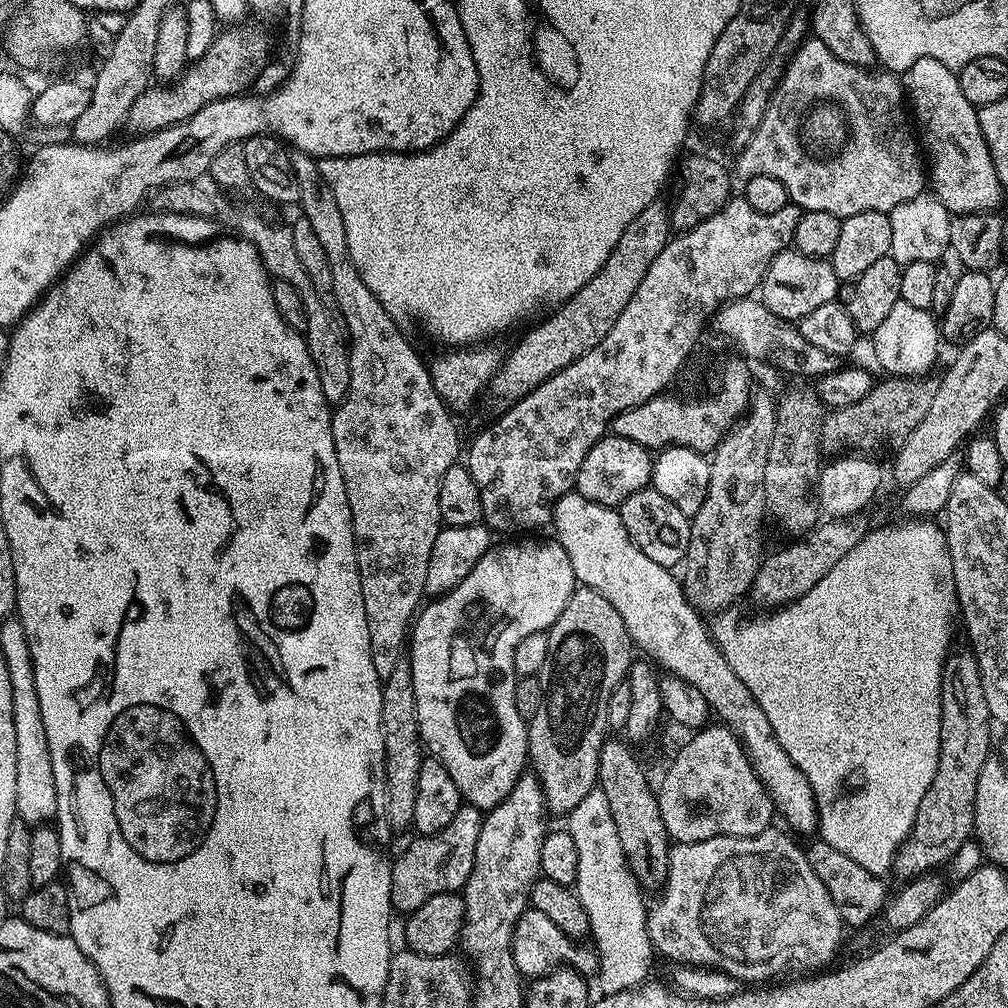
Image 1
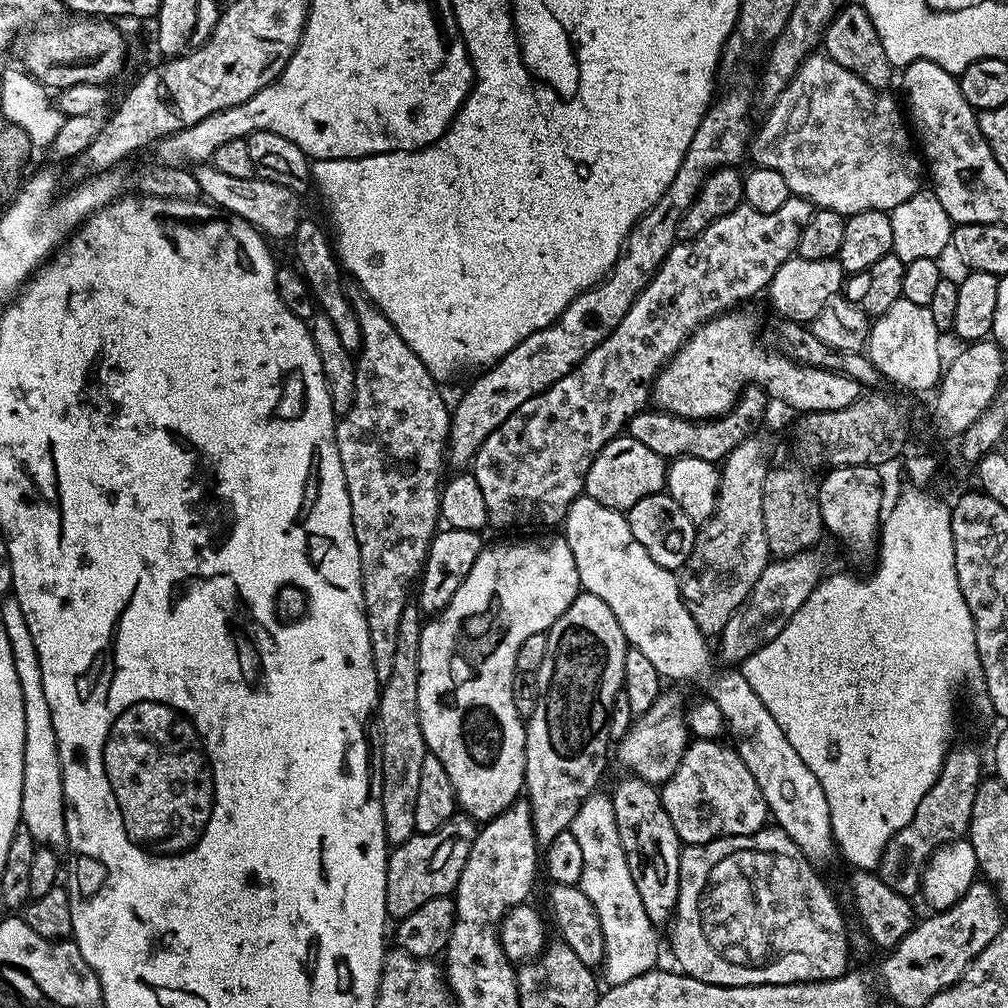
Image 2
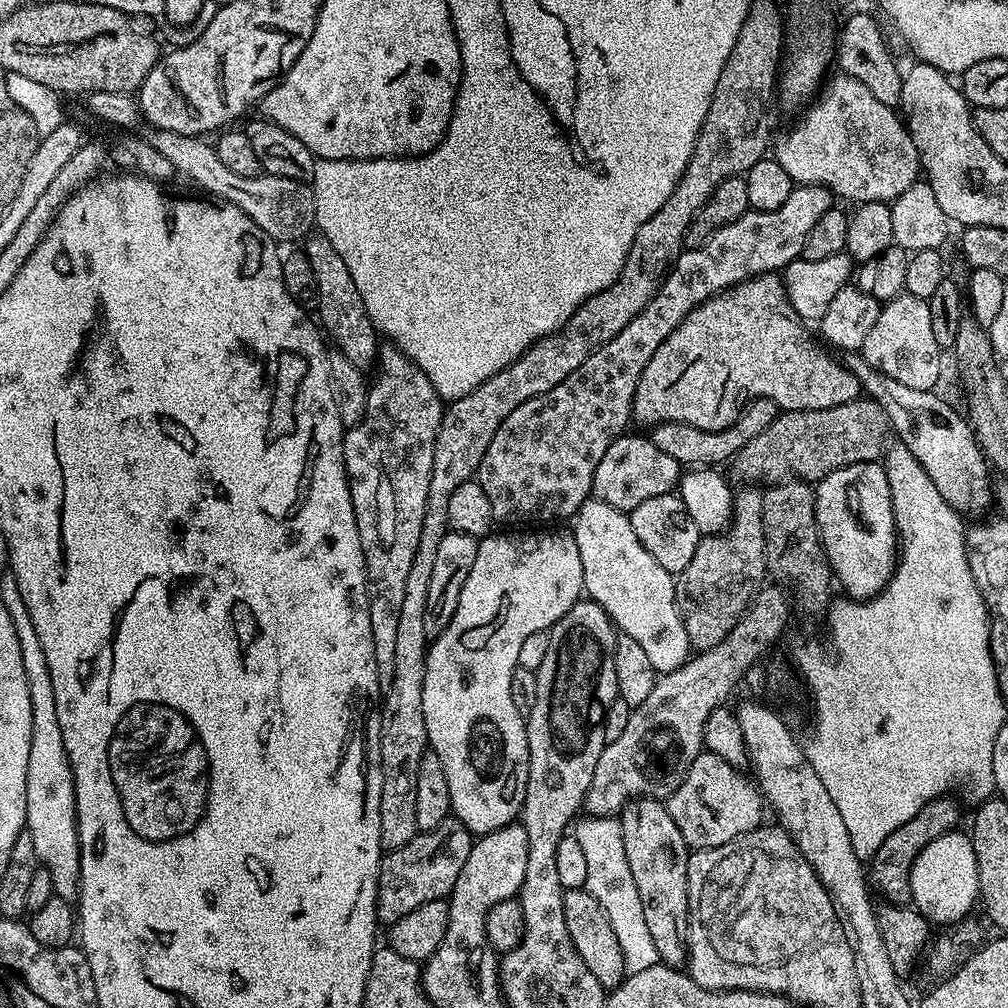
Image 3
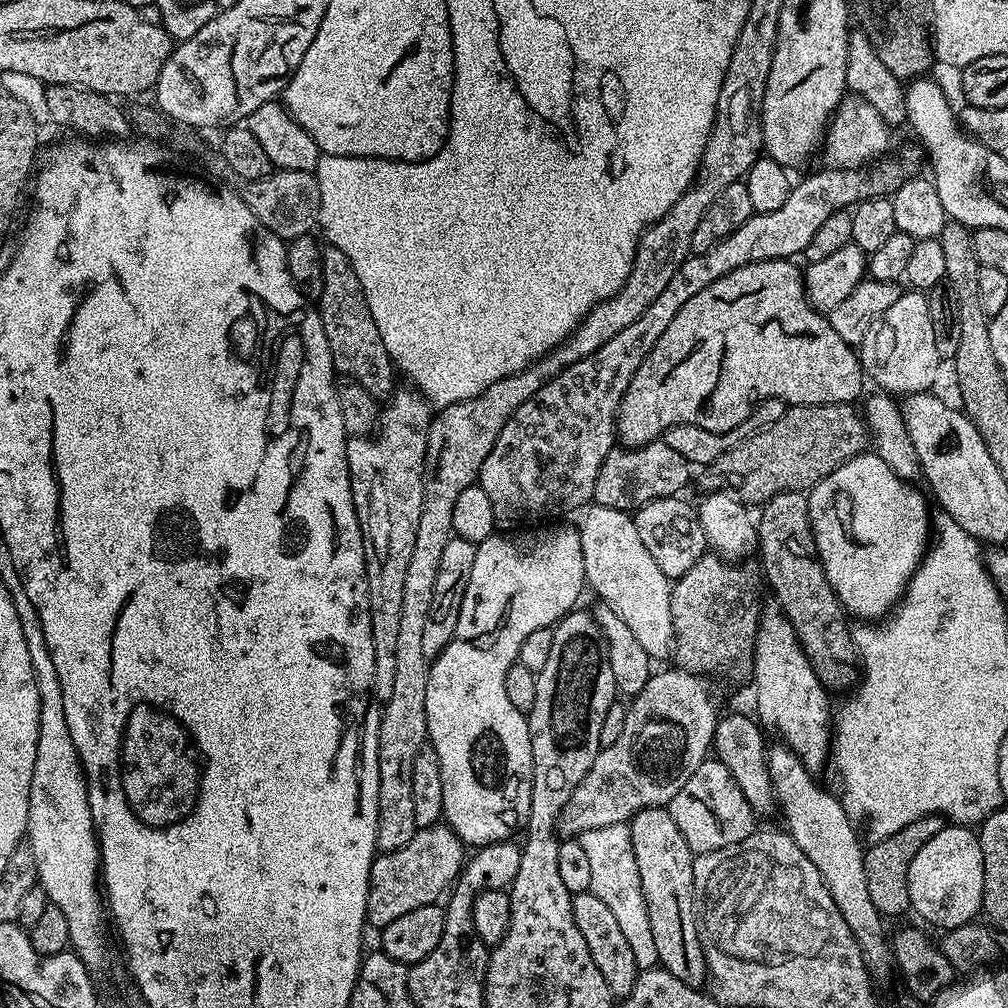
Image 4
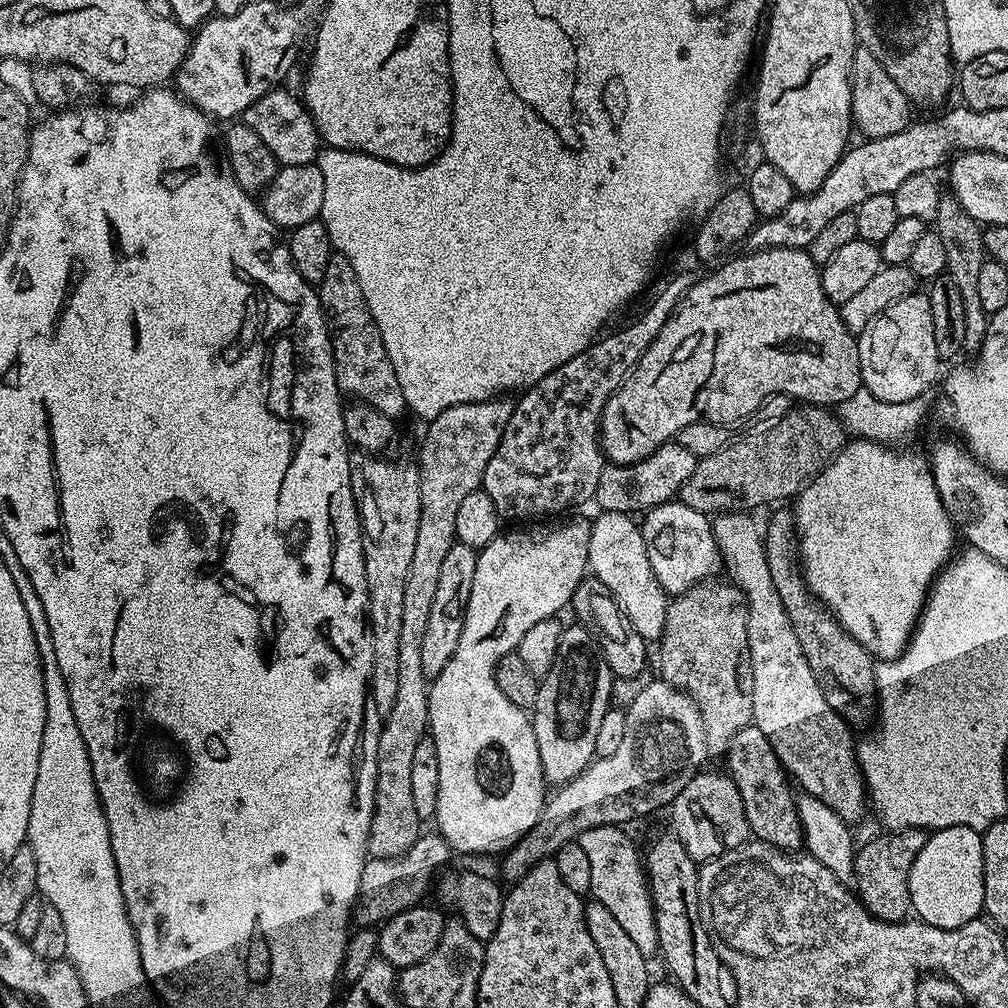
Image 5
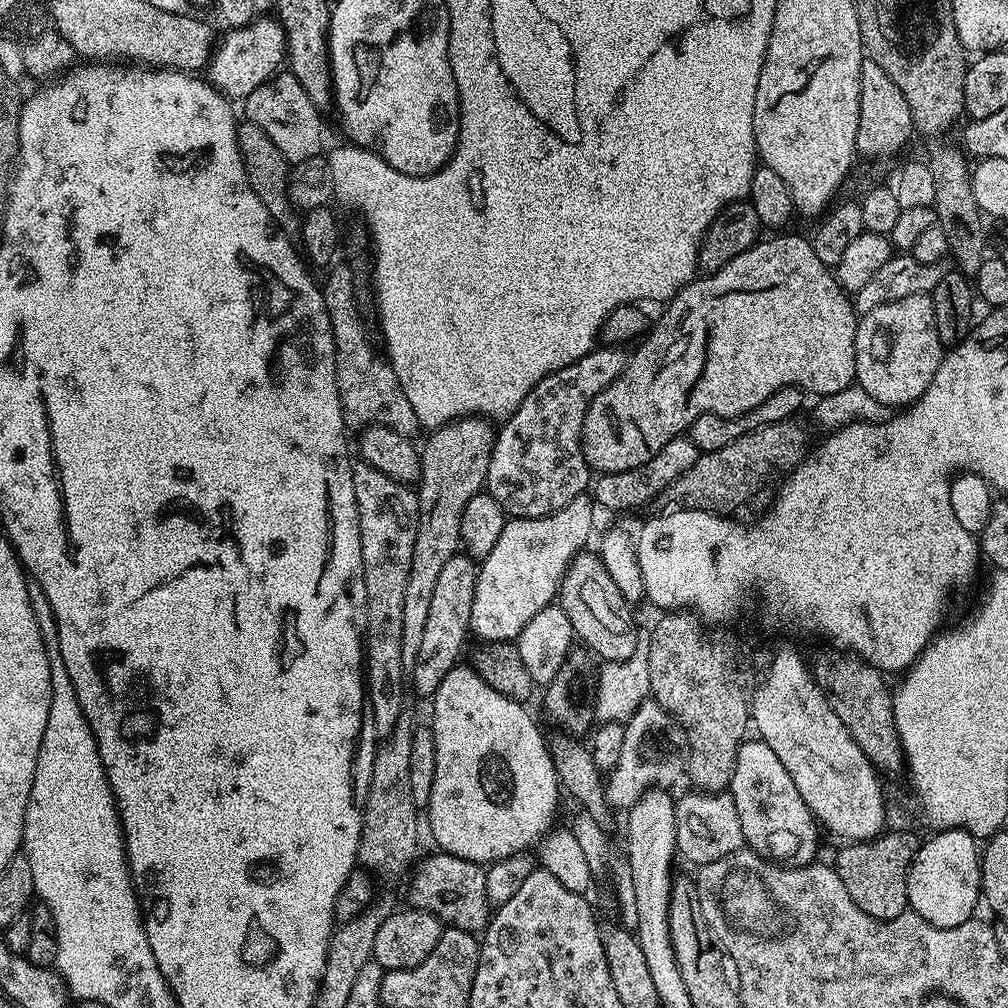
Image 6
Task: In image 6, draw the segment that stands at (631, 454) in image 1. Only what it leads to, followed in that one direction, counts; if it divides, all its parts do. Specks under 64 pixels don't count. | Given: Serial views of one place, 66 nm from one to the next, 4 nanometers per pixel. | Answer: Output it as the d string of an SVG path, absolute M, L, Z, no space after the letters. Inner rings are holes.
M678 435L666 442L666 446L662 446L662 450L658 450L654 458L650 458L650 462L642 462L642 466L634 466L634 470L597 475L594 480L595 503L599 507L601 504L602 507L609 508L612 512L628 512L631 508L640 508L652 499L656 500L680 475L686 474L686 470L690 470L690 466L694 466L694 462L701 455L687 435Z

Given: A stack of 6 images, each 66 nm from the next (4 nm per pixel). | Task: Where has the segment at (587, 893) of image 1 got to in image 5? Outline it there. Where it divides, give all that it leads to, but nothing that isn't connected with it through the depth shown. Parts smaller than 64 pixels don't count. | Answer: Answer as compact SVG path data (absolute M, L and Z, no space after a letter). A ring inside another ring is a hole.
M615 824L598 826L580 835L578 843L590 862L590 895L595 903L606 906L614 919L630 934L630 939L638 945L642 954L652 958L657 955L660 943L654 922L652 893L648 891L648 877L642 863L642 852L627 836L623 827Z

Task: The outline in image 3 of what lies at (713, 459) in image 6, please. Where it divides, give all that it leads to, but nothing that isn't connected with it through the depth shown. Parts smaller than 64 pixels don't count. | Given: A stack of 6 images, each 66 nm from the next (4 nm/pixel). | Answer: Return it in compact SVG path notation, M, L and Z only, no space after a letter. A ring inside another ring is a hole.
M857 398L842 406L830 406L826 410L781 411L758 438L750 438L746 446L737 452L730 461L730 469L738 479L752 486L771 486L782 484L786 480L819 482L826 479L834 470L842 470L855 464L870 464L883 457L890 443L890 425L888 415L882 406L871 398Z

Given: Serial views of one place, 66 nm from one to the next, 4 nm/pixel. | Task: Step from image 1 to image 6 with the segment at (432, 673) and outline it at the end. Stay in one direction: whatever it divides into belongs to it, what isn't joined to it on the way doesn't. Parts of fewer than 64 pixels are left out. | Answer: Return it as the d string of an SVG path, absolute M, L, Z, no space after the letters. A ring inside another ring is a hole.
M582 495L555 516L539 520L512 518L505 523L494 550L478 564L470 629L473 637L483 642L515 641L526 622L557 599L566 570L573 558L585 551L584 543L592 532L592 508L593 501ZM472 666L452 668L450 674L442 678L442 686L438 686L430 704L436 765L434 790L430 790L430 802L426 809L426 828L436 839L435 847L481 866L529 851L533 847L531 844L538 843L547 834L556 816L556 807L560 804L562 787L556 776L549 741L544 741L539 726L524 709L527 707L519 700L498 694L498 690L489 686Z

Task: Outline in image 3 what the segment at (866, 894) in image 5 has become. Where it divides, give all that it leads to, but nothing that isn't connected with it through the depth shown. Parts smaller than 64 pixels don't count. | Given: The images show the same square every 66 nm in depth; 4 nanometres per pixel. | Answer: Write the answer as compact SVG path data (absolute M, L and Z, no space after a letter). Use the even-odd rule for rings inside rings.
M945 794L926 802L926 806L922 806L922 810L918 810L918 814L910 818L910 822L898 826L898 830L894 830L894 834L890 834L886 842L878 846L870 861L870 880L875 891L877 888L887 903L908 904L911 901L910 874L918 854L922 854L922 850L926 850L926 846L930 846L934 838L942 838L942 834L953 831L959 825L956 823L960 820L960 808L952 798L951 795Z

